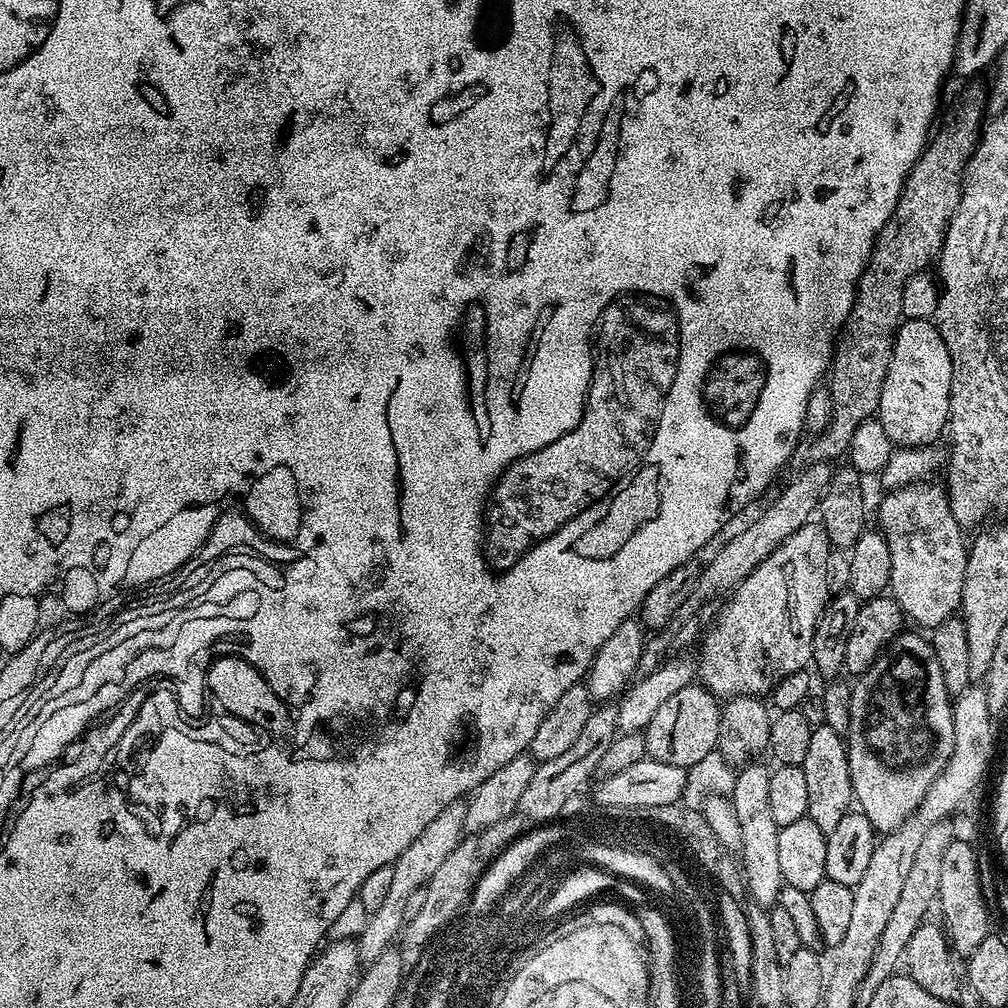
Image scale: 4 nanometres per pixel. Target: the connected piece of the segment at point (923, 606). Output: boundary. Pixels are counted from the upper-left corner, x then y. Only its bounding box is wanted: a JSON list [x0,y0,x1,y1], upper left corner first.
[880,482,969,630]

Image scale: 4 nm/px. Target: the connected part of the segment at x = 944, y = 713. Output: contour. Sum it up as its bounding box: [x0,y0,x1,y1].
[846,631,954,833]

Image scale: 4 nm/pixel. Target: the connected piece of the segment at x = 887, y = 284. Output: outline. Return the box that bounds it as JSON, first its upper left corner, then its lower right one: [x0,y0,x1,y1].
[808,82,989,462]

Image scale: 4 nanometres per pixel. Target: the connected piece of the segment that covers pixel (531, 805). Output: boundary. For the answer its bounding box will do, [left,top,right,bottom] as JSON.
[518,706,618,822]

